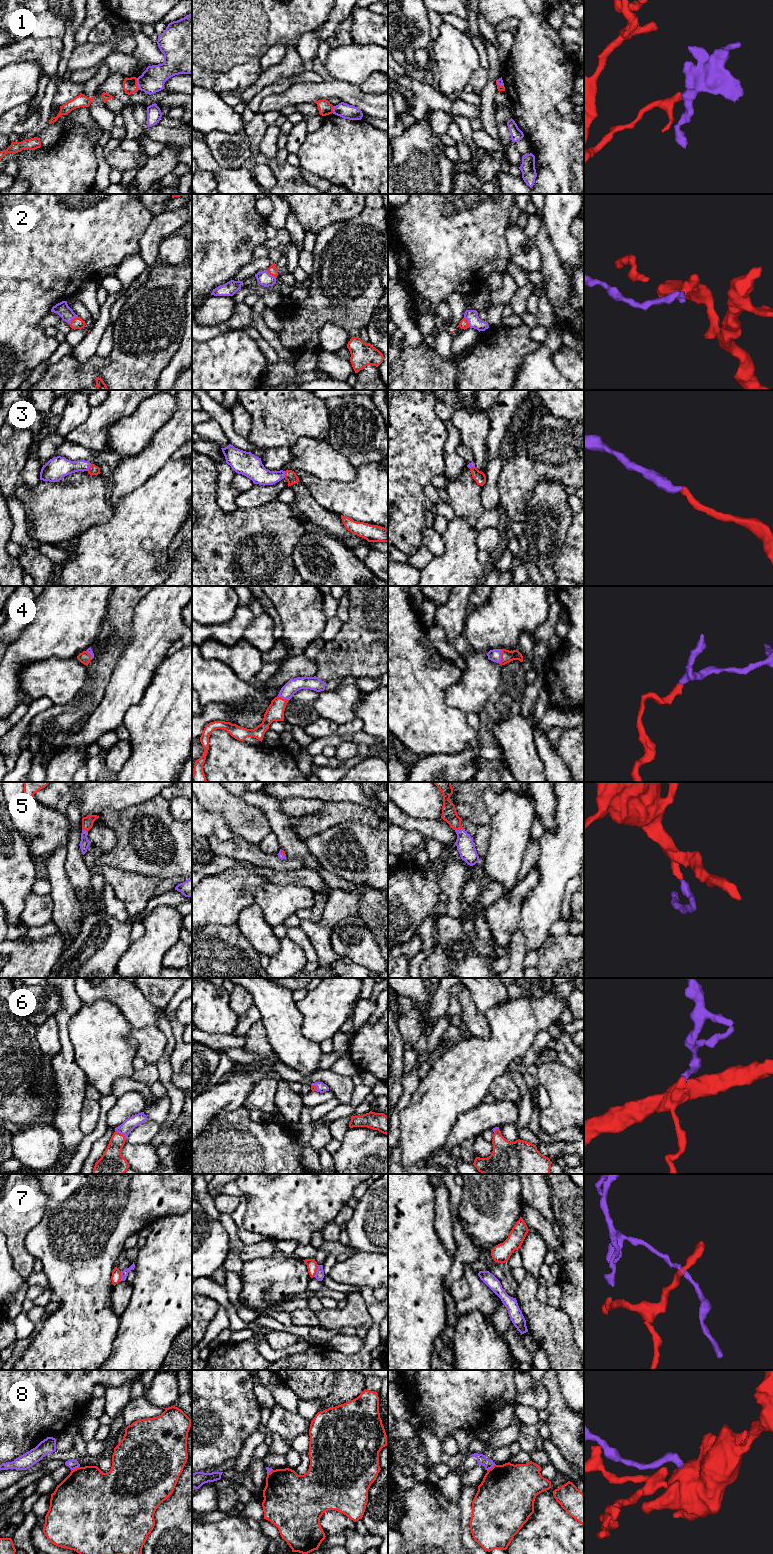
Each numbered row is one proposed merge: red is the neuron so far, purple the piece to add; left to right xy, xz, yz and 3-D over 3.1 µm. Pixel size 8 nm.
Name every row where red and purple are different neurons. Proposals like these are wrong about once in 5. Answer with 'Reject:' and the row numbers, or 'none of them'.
Reject: 1, 7, 8

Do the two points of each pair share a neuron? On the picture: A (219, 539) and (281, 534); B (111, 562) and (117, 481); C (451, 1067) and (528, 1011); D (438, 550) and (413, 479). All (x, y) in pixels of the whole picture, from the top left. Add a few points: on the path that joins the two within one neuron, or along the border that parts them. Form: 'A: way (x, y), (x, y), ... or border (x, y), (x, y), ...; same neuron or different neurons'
A: way (234, 539), (242, 539), (250, 533), (266, 531); same neuron
B: border (133, 490), (124, 495), (113, 513), (100, 523); different neurons
C: way (470, 1065), (477, 1062), (509, 1030); same neuron
D: border (431, 526), (423, 529), (422, 544); different neurons

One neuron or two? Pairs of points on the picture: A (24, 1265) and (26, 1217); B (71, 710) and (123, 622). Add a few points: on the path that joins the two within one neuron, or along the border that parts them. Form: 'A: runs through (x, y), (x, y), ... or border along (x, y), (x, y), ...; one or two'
A: runs through (19, 1253), (18, 1229); one
B: runs through (93, 688), (109, 644); one

